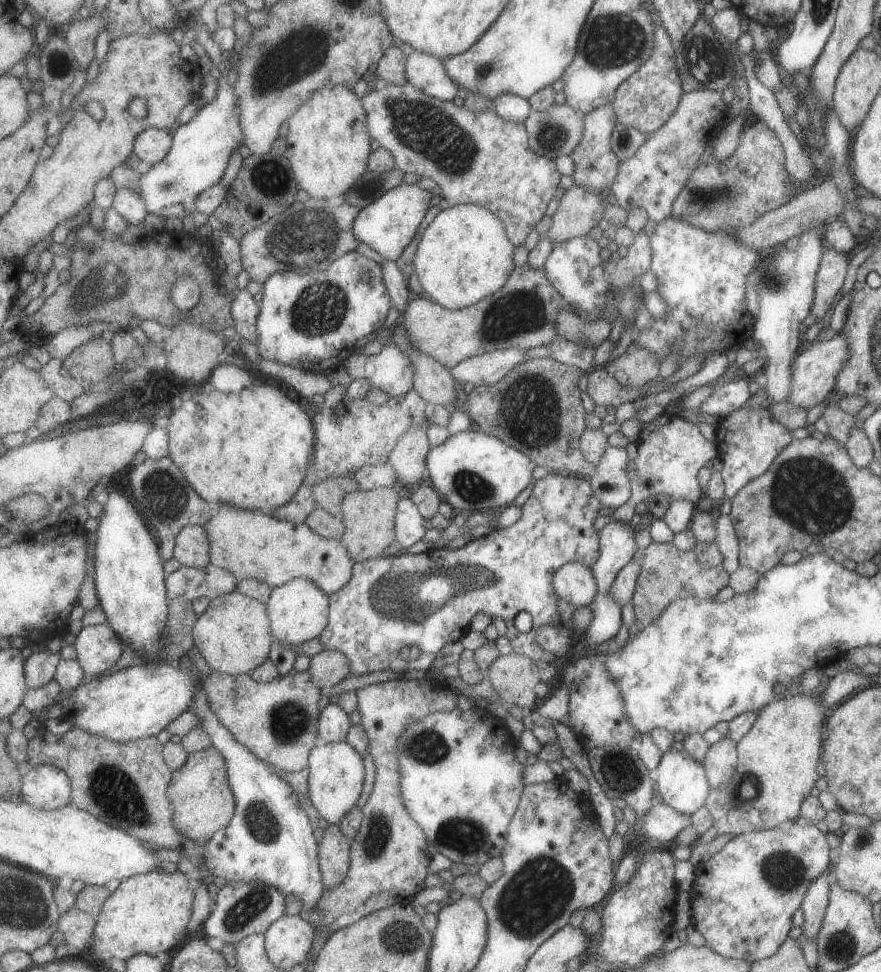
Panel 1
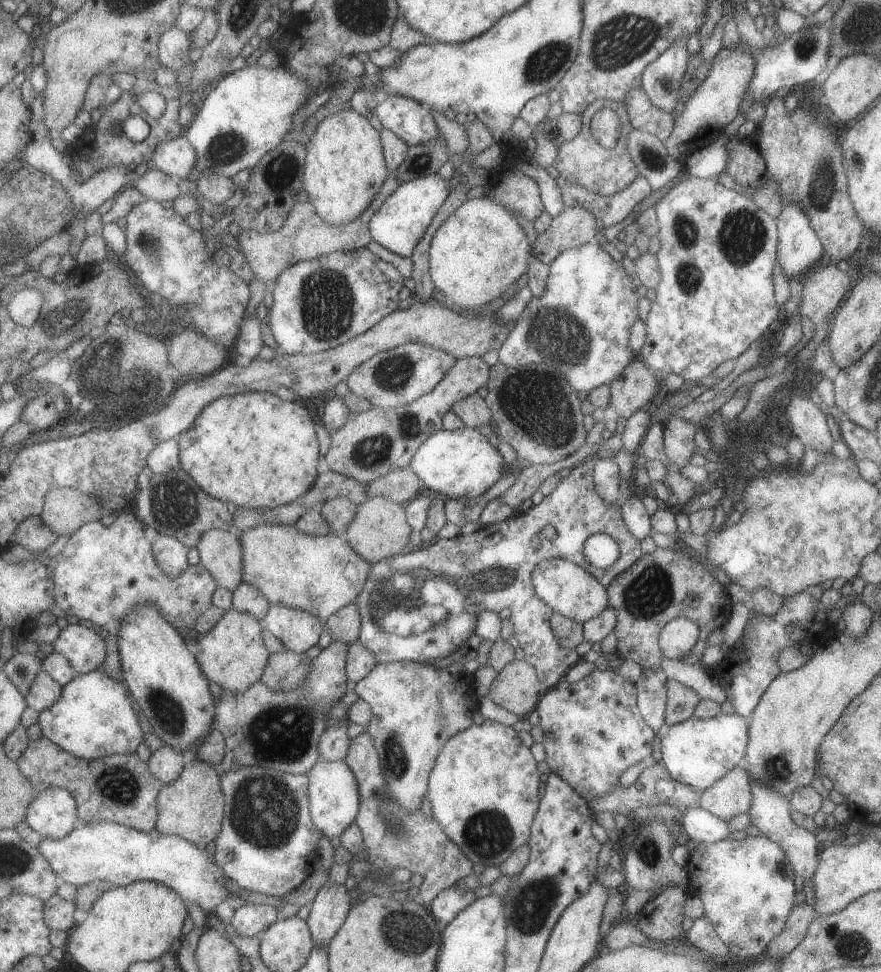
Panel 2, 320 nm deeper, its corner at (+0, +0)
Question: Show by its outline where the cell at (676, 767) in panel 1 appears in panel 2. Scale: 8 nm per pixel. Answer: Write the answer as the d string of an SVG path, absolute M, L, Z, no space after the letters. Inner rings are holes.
M719 712L706 719L691 716L680 723L672 724L661 737L661 762L676 781L696 790L705 790L732 768L743 765L748 741L748 723L749 720L741 715Z

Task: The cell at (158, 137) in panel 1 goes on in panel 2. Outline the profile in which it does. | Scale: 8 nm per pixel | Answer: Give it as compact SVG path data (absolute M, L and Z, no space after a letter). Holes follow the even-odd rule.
M184 134L157 144L149 160L149 166L159 169L174 179L192 179L196 152Z

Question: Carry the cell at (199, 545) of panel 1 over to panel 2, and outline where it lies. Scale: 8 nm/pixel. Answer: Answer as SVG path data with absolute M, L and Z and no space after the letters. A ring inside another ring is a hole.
M213 529L203 533L196 546L200 562L214 578L217 587L235 590L242 582L242 548L237 532Z

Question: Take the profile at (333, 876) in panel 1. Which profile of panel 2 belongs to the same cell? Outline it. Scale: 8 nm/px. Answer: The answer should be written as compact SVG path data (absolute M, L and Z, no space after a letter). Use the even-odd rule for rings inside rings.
M327 880L317 891L306 923L312 938L312 946L319 949L331 942L345 920L353 901L343 885L330 884Z

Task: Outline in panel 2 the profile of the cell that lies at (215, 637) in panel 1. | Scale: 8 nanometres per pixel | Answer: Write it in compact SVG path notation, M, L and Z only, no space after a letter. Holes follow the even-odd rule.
M231 608L191 648L204 677L219 685L223 691L245 692L260 680L268 661L268 650L263 644L263 623L253 615Z

